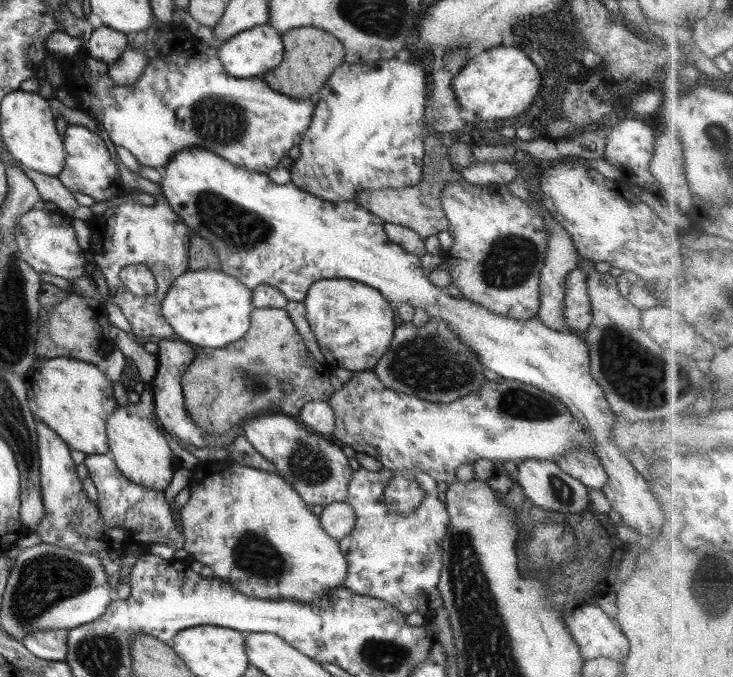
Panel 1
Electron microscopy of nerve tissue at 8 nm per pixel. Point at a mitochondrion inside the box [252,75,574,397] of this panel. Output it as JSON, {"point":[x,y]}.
{"point":[510,261]}

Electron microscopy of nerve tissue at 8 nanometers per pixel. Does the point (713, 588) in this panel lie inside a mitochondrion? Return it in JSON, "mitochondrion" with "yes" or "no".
{"mitochondrion":"yes"}

